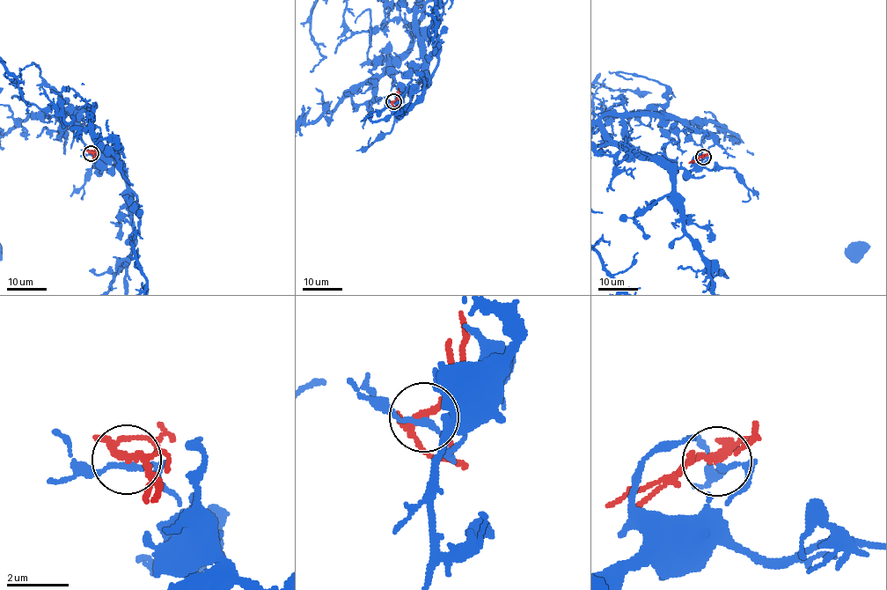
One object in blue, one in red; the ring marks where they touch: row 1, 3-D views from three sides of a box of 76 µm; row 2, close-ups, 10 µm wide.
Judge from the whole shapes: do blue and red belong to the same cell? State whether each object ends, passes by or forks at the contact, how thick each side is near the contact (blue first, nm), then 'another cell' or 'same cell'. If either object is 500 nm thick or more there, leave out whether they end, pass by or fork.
blue passes by; red forks there; 170 nm thick on the blue side, 180 nm on the other; another cell

